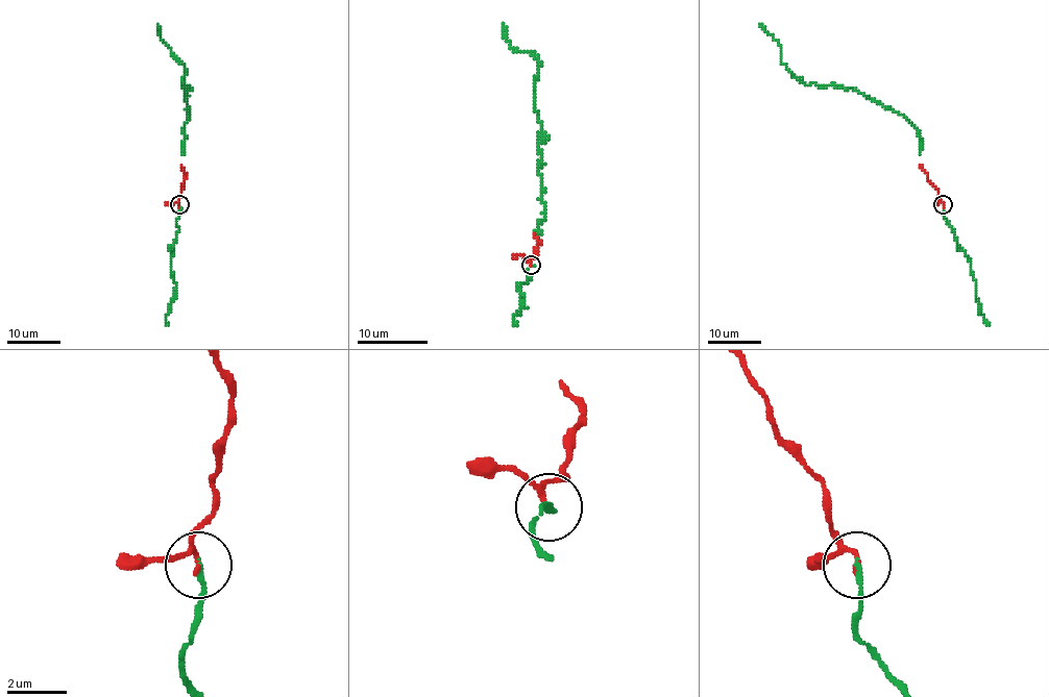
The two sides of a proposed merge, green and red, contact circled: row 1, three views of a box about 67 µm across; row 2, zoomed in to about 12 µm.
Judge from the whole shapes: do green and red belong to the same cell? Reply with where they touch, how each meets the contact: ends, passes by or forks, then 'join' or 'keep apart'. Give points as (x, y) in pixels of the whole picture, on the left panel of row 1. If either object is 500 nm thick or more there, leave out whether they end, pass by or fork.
at (179, 204); green ends there; red passes by; join

